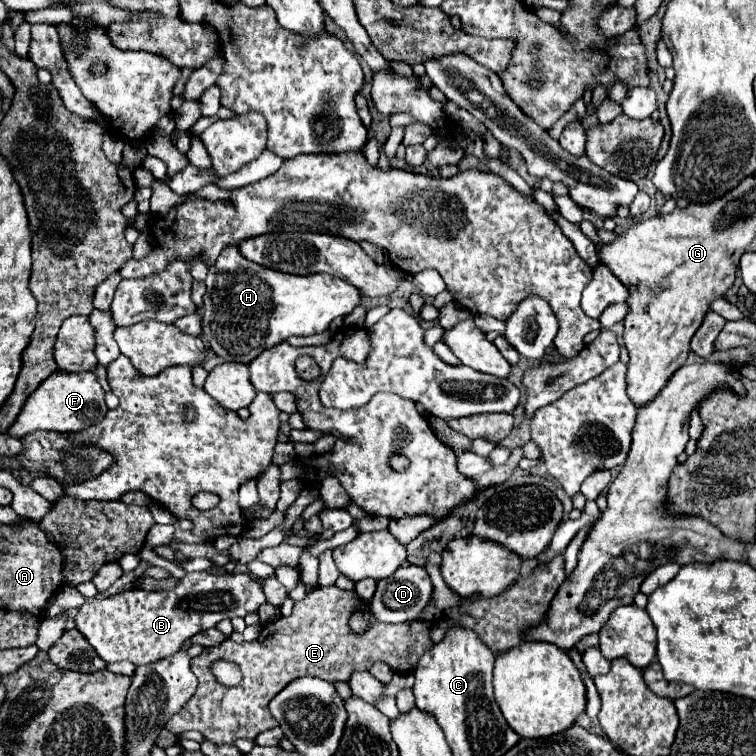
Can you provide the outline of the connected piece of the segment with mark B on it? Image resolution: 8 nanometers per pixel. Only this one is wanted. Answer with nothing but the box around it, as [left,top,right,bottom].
[76,572,266,666]

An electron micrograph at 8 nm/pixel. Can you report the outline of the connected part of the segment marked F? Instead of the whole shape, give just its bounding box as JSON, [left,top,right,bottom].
[8,370,108,438]

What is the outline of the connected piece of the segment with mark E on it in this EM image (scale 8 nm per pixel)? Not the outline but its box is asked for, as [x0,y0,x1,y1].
[164,586,434,744]

